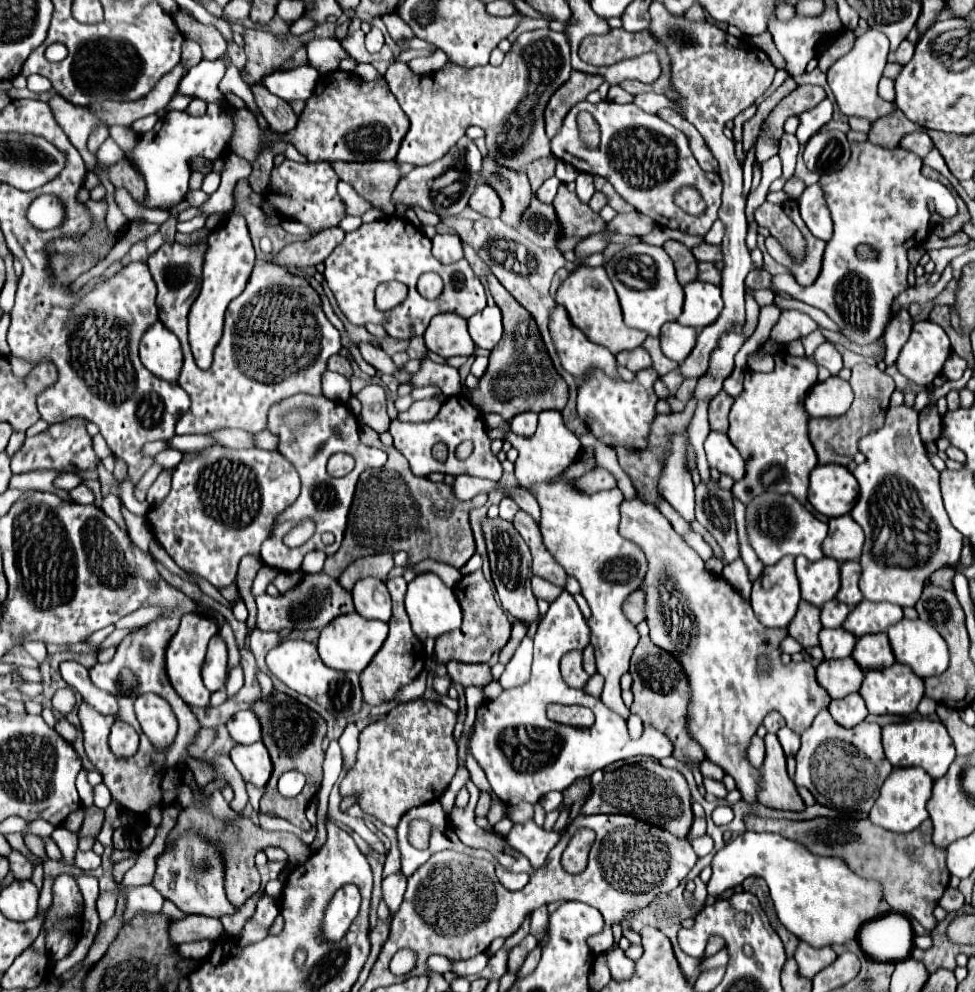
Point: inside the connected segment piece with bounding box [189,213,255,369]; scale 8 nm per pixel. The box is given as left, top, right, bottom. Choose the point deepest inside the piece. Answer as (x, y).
(228, 263)

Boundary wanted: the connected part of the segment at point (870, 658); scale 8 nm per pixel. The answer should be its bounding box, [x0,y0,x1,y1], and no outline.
[853,633,895,671]

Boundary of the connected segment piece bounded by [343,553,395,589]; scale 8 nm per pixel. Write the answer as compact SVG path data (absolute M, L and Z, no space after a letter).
M383 553L383 555L373 555L373 557L367 557L367 559L357 559L343 573L343 577L349 577L349 585L345 585L345 589L353 589L353 585L361 577L379 577L379 579L385 579L387 573L393 567L395 567L393 553Z

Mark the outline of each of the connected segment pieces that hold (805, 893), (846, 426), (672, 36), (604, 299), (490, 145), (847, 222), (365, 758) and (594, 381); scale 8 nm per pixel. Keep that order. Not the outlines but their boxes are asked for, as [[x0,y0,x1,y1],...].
[[707,833,883,949],[809,363,895,465],[651,3,775,377],[555,265,647,355],[385,29,571,171],[773,141,957,345],[339,703,457,827],[577,367,659,451]]

